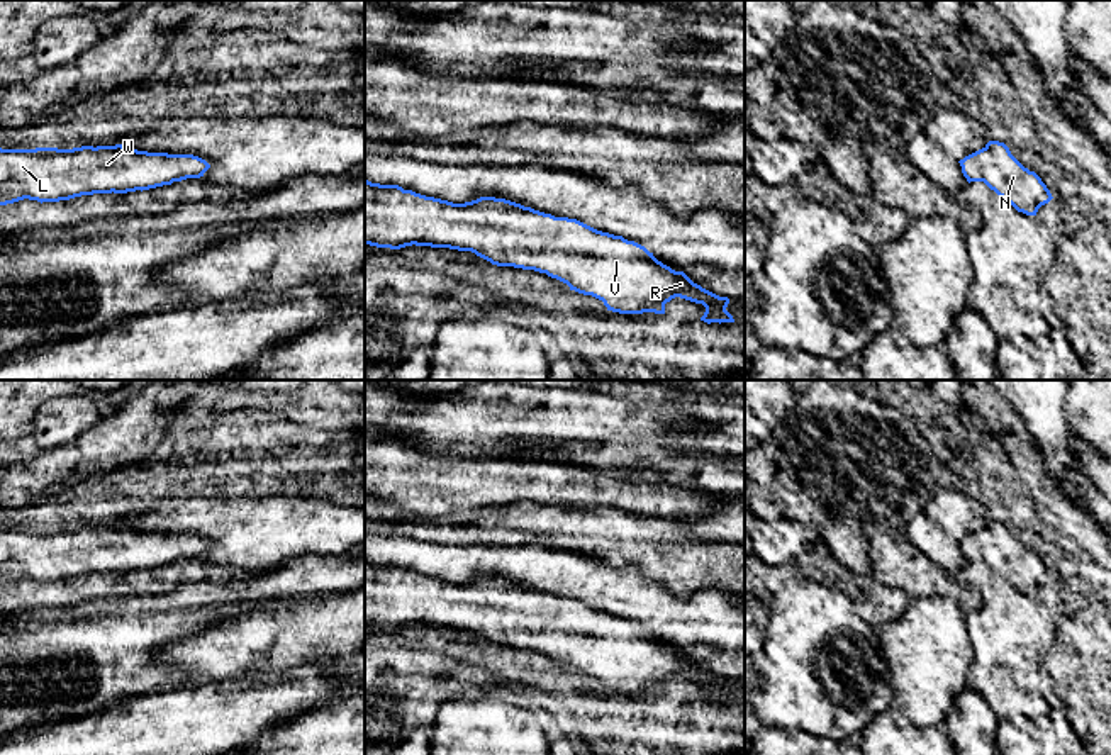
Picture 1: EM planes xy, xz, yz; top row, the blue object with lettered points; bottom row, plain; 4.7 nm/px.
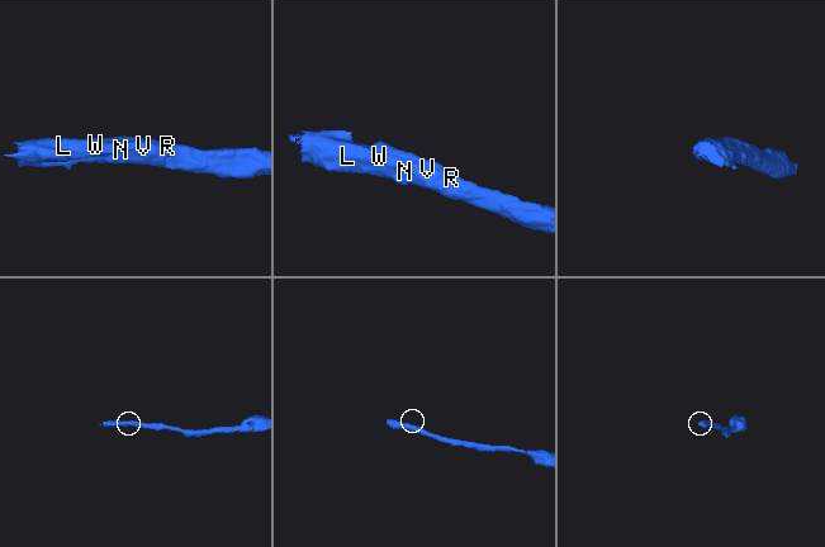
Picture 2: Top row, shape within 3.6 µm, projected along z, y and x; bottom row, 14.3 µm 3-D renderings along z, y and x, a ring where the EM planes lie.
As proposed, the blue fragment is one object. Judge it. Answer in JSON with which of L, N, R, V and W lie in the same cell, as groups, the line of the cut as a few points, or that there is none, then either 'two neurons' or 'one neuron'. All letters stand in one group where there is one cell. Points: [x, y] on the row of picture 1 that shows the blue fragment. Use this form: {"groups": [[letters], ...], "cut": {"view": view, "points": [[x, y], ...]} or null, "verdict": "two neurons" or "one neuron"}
{"groups": [["L", "N", "R", "V", "W"]], "cut": null, "verdict": "one neuron"}

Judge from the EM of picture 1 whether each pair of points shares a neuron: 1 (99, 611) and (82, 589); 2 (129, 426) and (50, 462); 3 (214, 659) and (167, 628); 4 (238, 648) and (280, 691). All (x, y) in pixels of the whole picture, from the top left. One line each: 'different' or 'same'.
1: different
2: same
3: different
4: different

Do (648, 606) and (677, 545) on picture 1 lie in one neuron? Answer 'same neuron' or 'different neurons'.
different neurons

